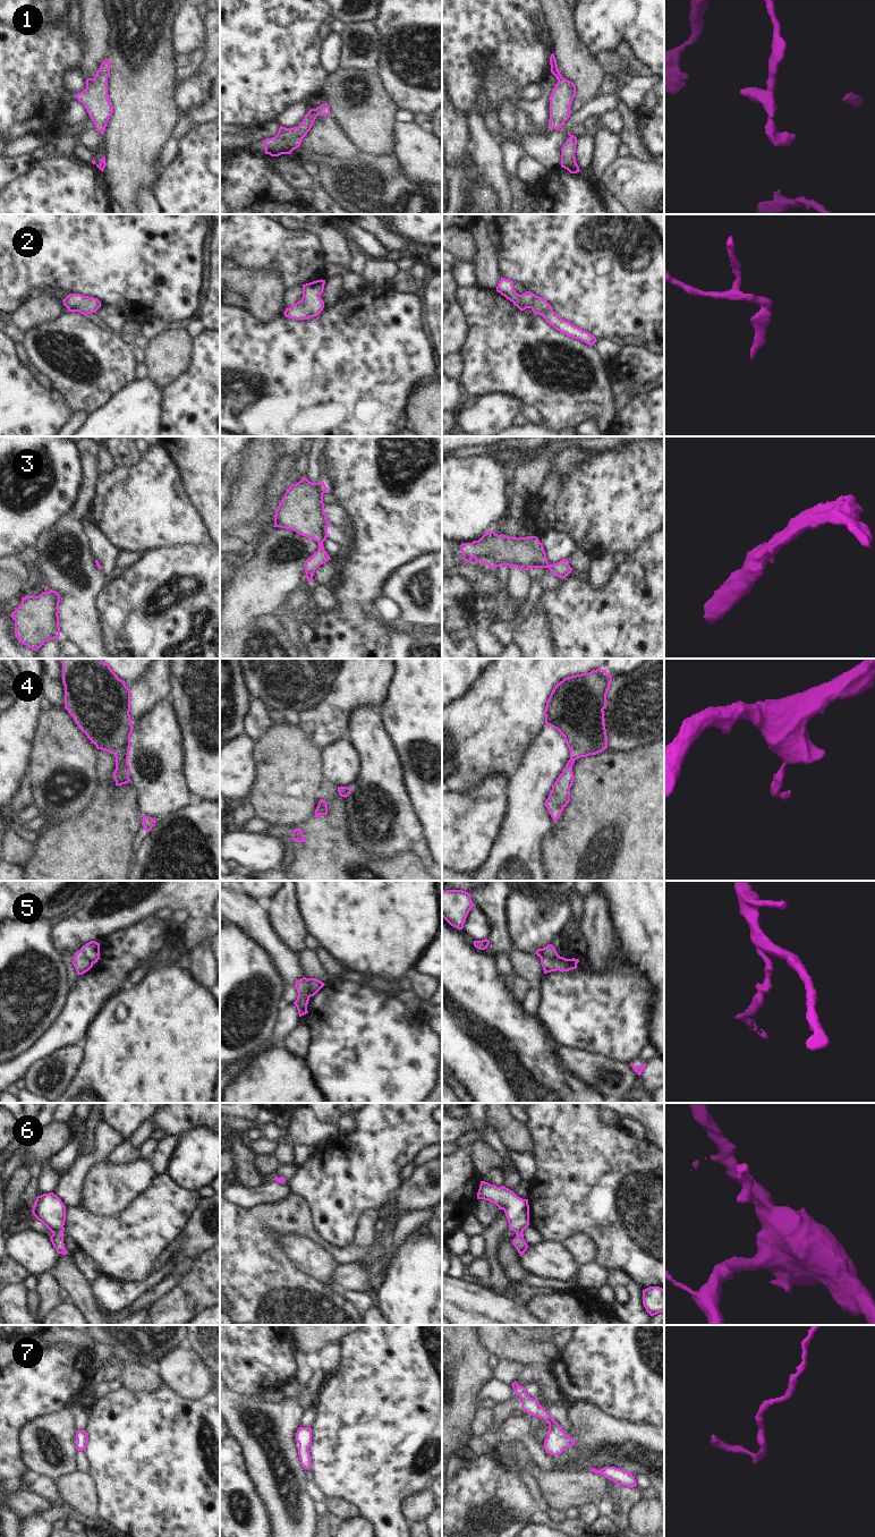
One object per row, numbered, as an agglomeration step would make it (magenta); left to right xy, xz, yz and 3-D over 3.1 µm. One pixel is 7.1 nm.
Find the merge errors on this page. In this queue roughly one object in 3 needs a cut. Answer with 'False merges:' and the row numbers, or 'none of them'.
False merges: 5.

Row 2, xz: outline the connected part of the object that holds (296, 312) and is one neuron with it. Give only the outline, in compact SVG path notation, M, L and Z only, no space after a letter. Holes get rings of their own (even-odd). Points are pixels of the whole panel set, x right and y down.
M316 280L303 285L303 297L289 308L286 308L284 316L294 320L308 320L317 316L324 308L321 295L324 290L325 280Z

